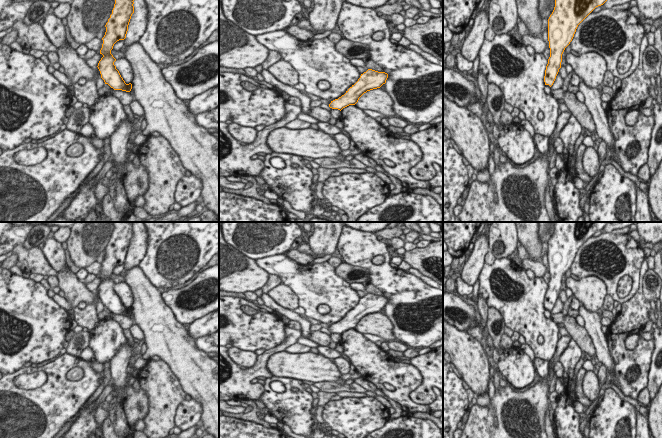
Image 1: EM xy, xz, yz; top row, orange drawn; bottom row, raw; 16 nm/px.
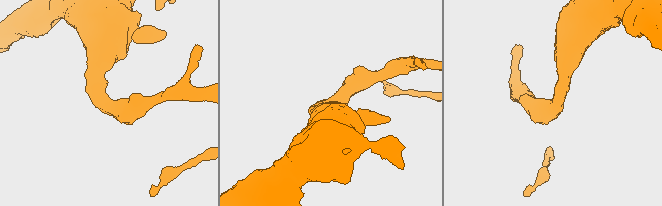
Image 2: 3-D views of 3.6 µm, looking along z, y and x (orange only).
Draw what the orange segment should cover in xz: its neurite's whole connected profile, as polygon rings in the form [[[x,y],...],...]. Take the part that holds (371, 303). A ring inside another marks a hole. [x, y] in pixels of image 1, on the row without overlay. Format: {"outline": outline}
{"outline": [[[368,293],[361,298],[358,305],[352,309],[344,319],[331,325],[329,331],[332,333],[342,334],[349,329],[355,329],[359,322],[367,315],[380,312],[386,307],[388,298]]]}

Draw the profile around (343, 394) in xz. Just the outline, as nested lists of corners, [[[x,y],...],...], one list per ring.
[[[340,391],[340,392],[336,392],[335,394],[340,396],[341,398],[346,398],[346,397],[356,397],[356,398],[367,397],[367,395],[365,393],[359,393],[359,392]]]

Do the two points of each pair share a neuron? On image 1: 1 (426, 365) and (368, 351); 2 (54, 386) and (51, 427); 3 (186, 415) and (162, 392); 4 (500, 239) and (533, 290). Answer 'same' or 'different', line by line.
1: different
2: same
3: different
4: different

